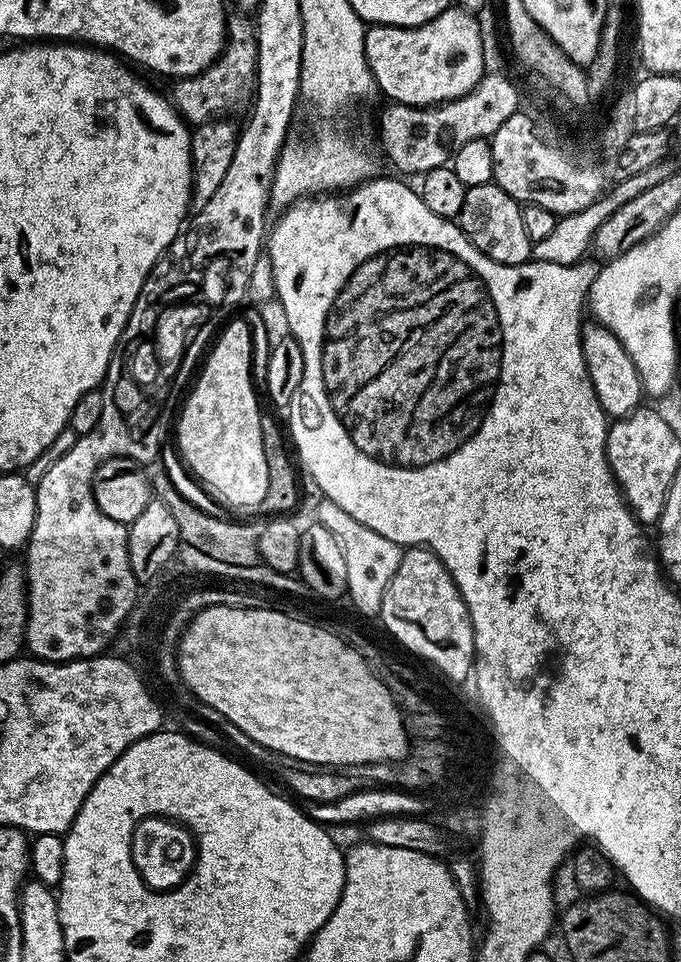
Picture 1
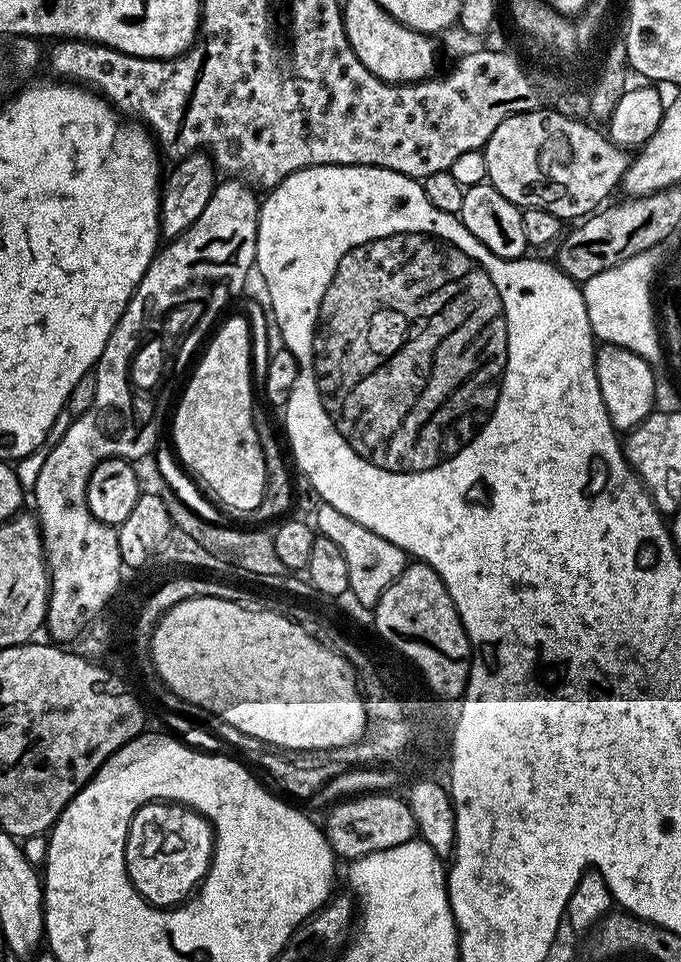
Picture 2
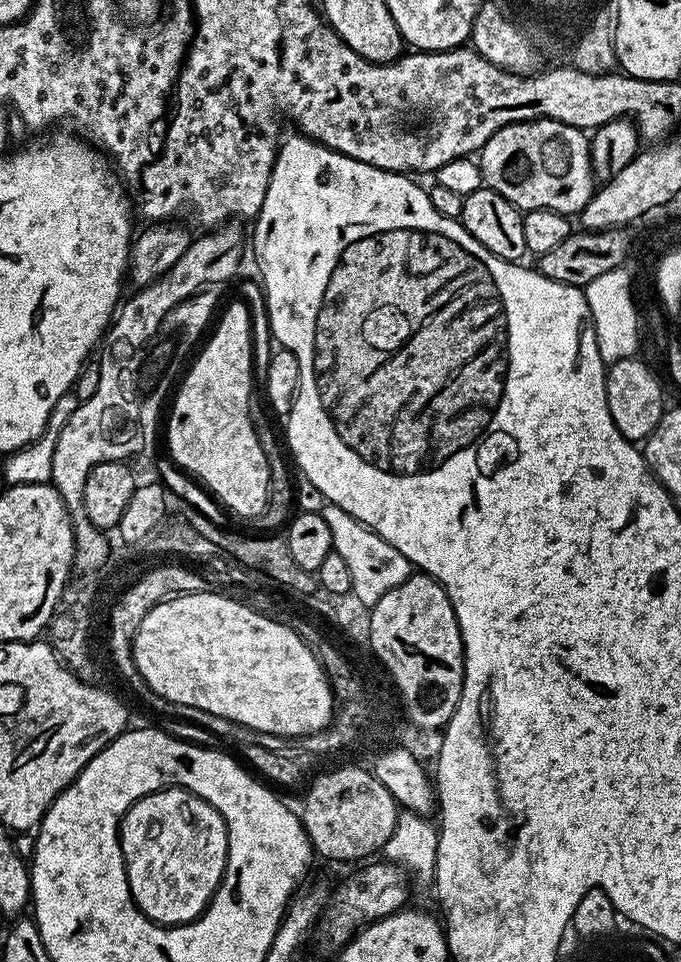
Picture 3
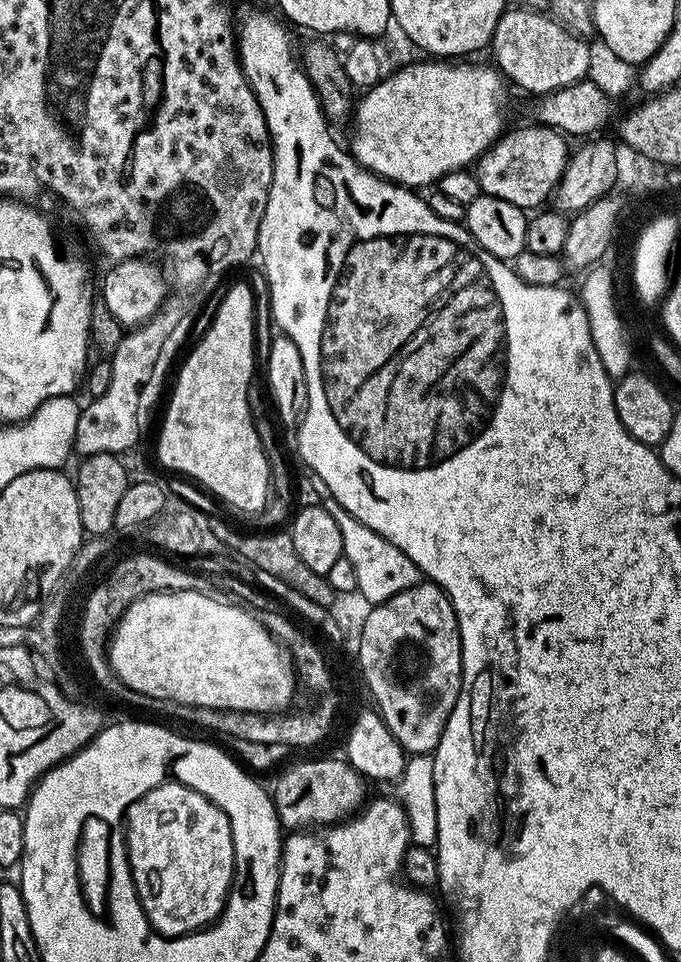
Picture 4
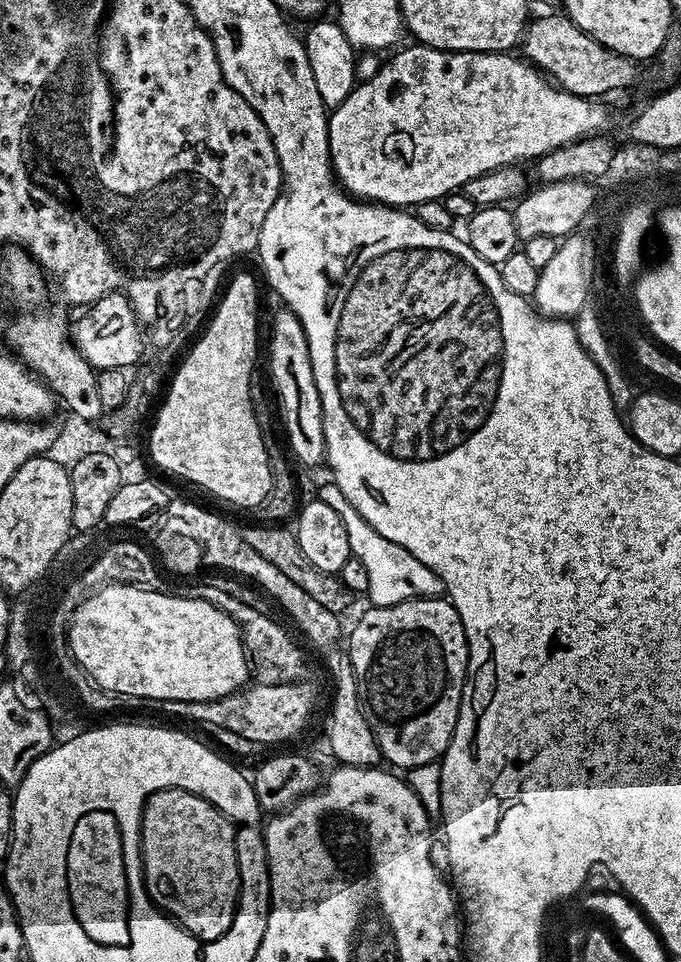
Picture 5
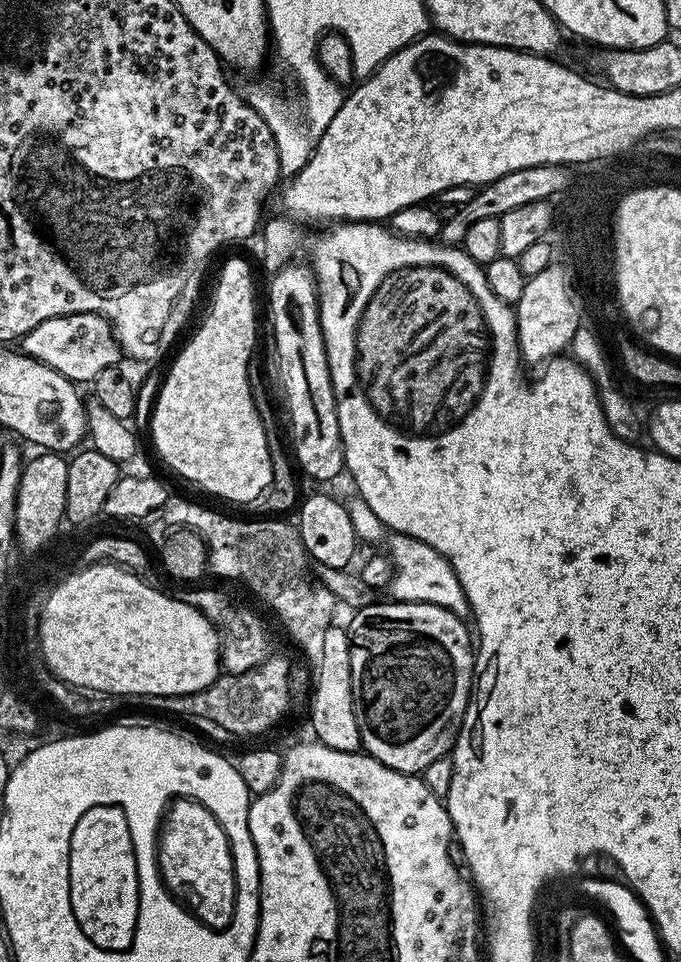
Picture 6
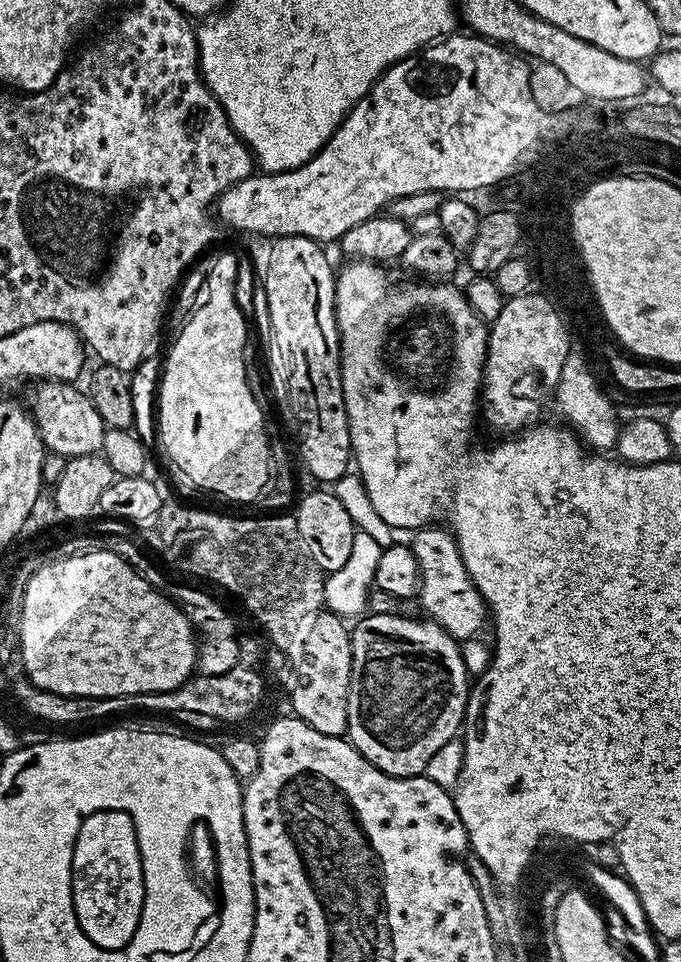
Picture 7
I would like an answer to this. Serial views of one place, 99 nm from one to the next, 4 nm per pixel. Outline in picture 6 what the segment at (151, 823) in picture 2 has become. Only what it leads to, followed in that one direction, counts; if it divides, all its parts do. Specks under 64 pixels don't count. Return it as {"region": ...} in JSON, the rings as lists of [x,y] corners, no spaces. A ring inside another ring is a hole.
{"region":[[[178,798],[169,805],[158,834],[157,864],[164,887],[182,901],[197,920],[216,931],[223,931],[232,924],[236,909],[236,879],[229,840],[221,823],[196,800]]]}

